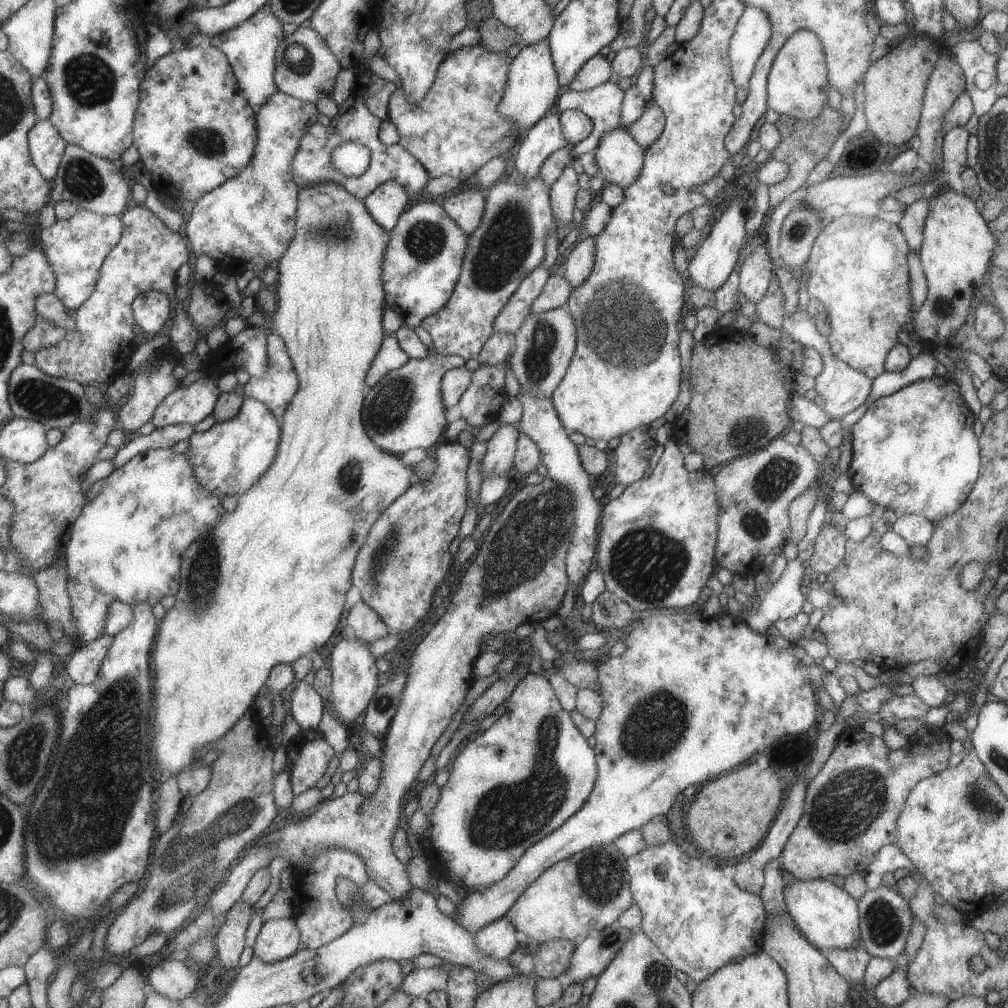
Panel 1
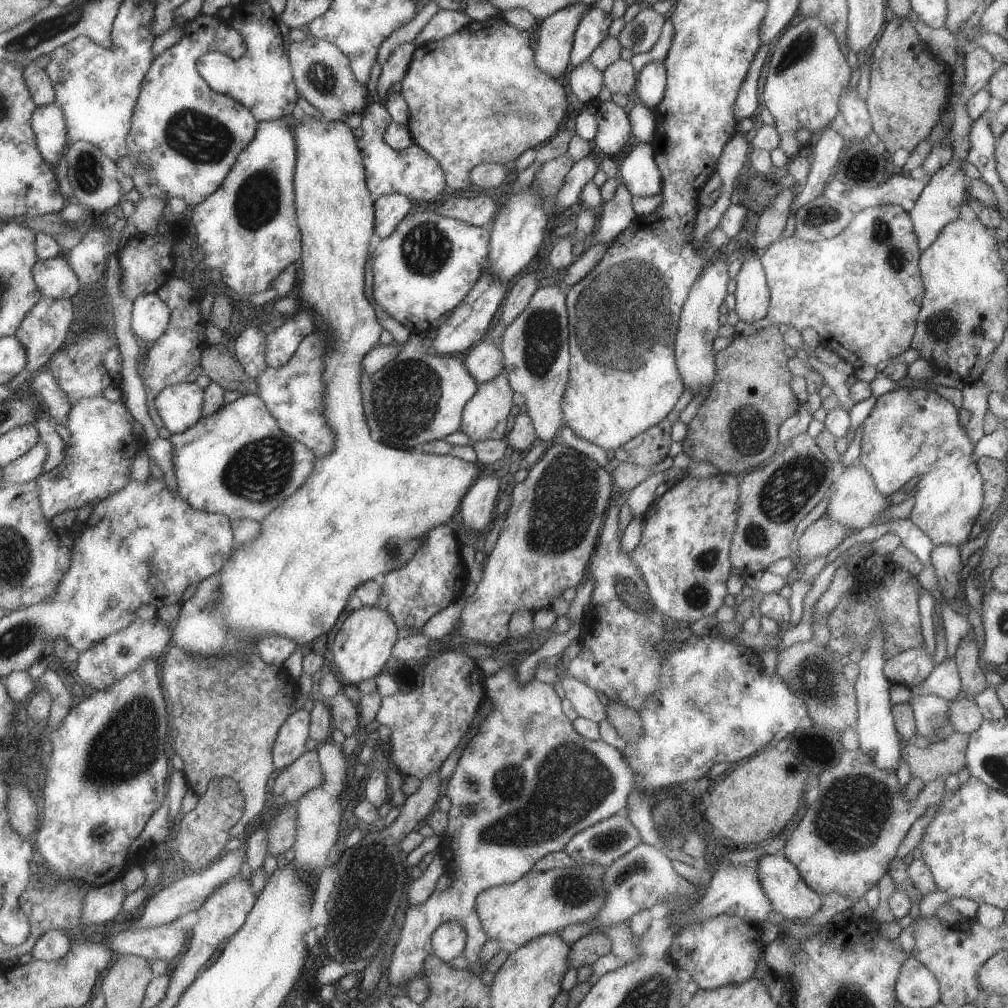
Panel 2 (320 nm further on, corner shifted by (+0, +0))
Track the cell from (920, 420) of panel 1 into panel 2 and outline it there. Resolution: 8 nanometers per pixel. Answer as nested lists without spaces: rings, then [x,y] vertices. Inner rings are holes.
[[[901,387],[876,398],[863,420],[857,460],[870,472],[876,491],[886,497],[909,482],[912,476],[919,474],[919,480],[913,485],[913,503],[908,518],[929,537],[933,545],[955,545],[960,548],[968,541],[971,528],[981,512],[984,495],[982,478],[972,459],[973,447],[964,428],[959,424],[958,410],[949,400],[925,388]]]

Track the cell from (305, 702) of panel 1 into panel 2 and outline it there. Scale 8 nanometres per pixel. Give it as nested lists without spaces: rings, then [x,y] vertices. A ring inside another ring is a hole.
[[[299,709],[293,711],[278,728],[277,736],[275,736],[272,744],[272,765],[275,770],[281,770],[294,760],[297,760],[305,752],[305,740],[308,736],[308,726],[310,723],[310,714]]]

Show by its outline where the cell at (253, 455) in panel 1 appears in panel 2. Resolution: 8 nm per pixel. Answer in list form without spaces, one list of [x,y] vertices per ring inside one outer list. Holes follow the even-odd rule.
[[[244,394],[234,401],[225,403],[218,408],[212,415],[204,416],[197,424],[188,428],[185,432],[172,434],[169,439],[173,446],[173,469],[174,476],[177,478],[179,494],[193,506],[193,508],[207,511],[208,513],[219,513],[228,516],[231,522],[235,519],[251,519],[261,522],[267,515],[286,498],[289,498],[310,476],[314,471],[315,456],[303,443],[292,439],[288,434],[280,430],[277,421],[271,416],[270,410],[257,394]]]

